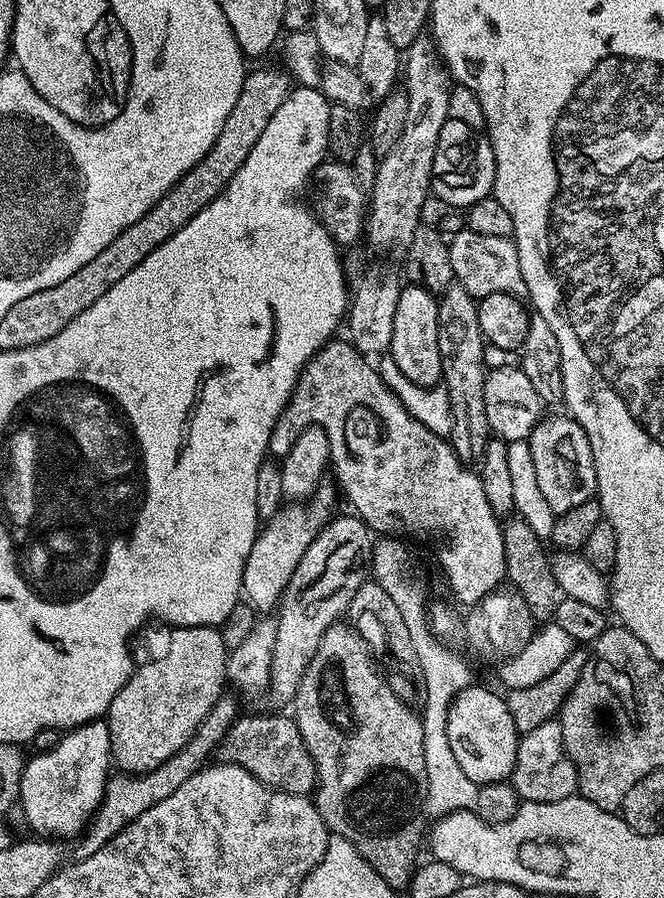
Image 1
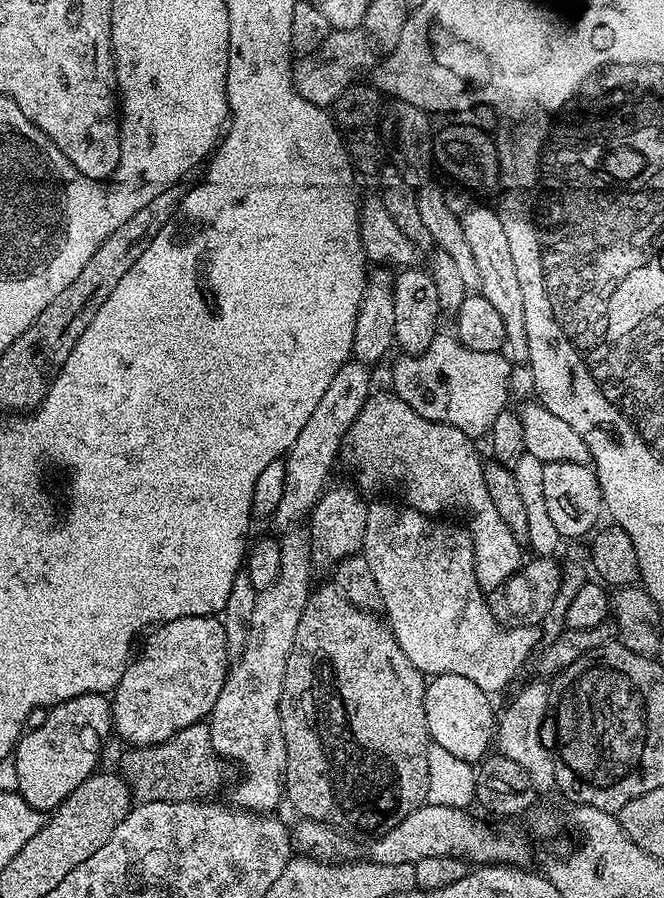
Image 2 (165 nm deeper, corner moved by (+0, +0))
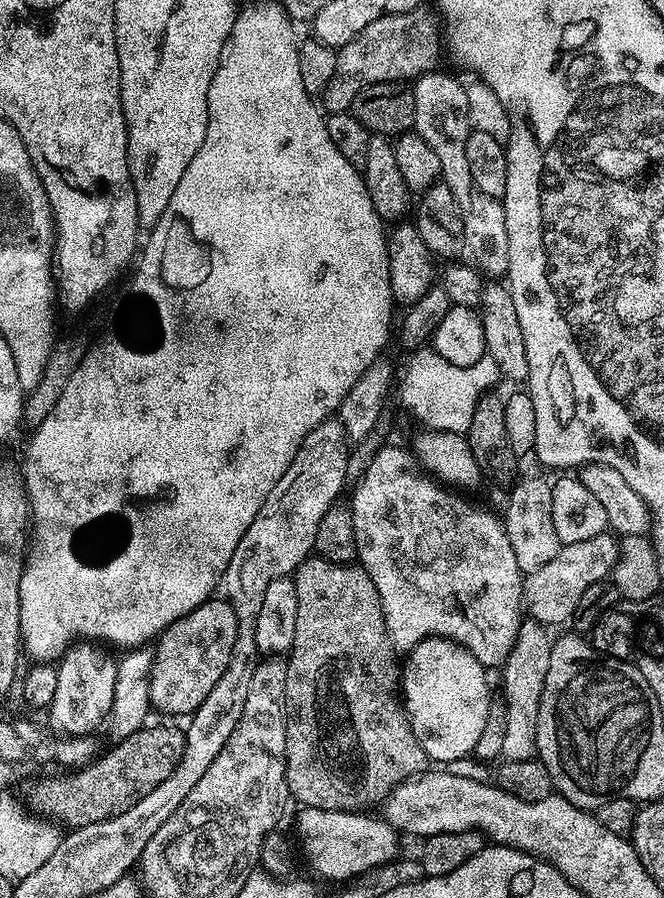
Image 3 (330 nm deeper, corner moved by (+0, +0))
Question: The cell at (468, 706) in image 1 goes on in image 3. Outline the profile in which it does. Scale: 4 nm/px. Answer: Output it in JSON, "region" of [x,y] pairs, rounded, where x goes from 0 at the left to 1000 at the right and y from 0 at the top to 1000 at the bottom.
{"region":[[[646,708],[643,713],[631,713],[613,727],[614,736],[605,739],[605,783],[614,794],[614,803],[636,831],[646,847],[663,853],[681,853],[685,846],[697,842],[711,842],[720,831],[720,822],[726,822],[726,812],[735,798],[735,757],[729,741],[714,733],[693,717],[682,713],[669,713],[663,708]]]}

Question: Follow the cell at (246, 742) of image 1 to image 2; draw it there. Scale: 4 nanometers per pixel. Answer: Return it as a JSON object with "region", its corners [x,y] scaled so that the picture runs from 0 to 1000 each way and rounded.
{"region":[[[303,804],[292,808],[280,808],[280,813],[268,813],[268,817],[262,817],[262,822],[250,822],[250,826],[238,826],[226,831],[214,831],[206,833],[203,831],[191,834],[193,839],[187,842],[187,847],[182,849],[181,855],[178,854],[179,863],[187,865],[193,873],[193,881],[200,892],[218,895],[220,893],[280,893],[282,891],[304,891],[318,888],[318,882],[325,882],[337,873],[337,854],[339,847],[327,842],[324,834],[319,833],[319,825],[313,822],[313,807]]]}

